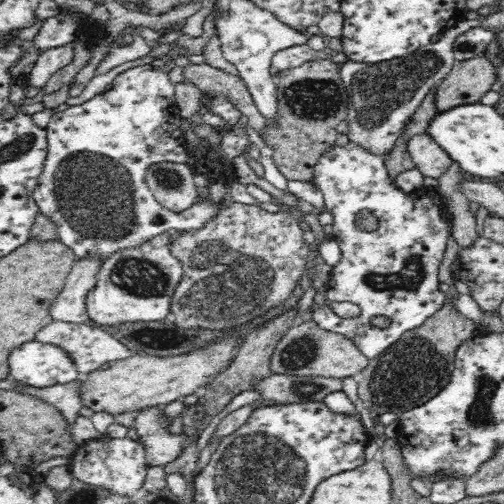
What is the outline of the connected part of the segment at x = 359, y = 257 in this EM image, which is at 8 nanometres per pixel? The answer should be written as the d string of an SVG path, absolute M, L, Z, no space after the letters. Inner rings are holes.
M352 142L344 148L330 148L319 157L315 164L313 179L324 195L324 204L332 213L332 241L340 246L342 258L332 266L330 280L323 293L331 302L350 302L358 305L361 315L343 319L330 308L316 310L312 319L319 328L343 334L369 359L377 357L385 348L393 345L407 330L412 330L426 322L427 318L440 311L447 300L447 294L440 289L438 274L444 258L448 241L453 236L451 215L441 196L438 202L430 196L426 188L406 193L392 181L381 155L370 154L364 147ZM363 208L370 210L376 218L374 222L356 222L356 214ZM372 316L388 316L391 326L388 329L376 329L368 320Z

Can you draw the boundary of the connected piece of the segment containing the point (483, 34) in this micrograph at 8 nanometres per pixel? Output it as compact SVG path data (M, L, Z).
M476 25L474 28L464 30L458 34L458 38L452 41L453 58L463 61L476 55L484 55L486 46L494 41L495 32L487 30L482 25Z

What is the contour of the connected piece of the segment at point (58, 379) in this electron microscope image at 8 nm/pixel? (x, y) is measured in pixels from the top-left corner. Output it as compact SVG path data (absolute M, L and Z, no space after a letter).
M35 340L12 349L7 361L15 381L36 388L64 385L80 376L64 350Z

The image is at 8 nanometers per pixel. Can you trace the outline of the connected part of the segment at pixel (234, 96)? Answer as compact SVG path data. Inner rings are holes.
M192 63L182 68L186 79L192 81L202 92L226 95L238 110L246 116L247 125L262 134L266 130L266 119L257 109L253 96L240 76L230 76L206 63Z

